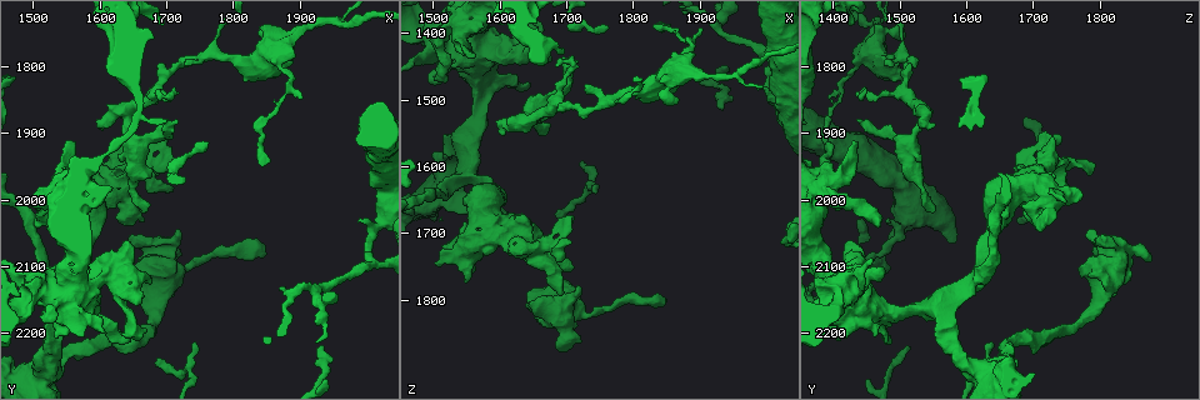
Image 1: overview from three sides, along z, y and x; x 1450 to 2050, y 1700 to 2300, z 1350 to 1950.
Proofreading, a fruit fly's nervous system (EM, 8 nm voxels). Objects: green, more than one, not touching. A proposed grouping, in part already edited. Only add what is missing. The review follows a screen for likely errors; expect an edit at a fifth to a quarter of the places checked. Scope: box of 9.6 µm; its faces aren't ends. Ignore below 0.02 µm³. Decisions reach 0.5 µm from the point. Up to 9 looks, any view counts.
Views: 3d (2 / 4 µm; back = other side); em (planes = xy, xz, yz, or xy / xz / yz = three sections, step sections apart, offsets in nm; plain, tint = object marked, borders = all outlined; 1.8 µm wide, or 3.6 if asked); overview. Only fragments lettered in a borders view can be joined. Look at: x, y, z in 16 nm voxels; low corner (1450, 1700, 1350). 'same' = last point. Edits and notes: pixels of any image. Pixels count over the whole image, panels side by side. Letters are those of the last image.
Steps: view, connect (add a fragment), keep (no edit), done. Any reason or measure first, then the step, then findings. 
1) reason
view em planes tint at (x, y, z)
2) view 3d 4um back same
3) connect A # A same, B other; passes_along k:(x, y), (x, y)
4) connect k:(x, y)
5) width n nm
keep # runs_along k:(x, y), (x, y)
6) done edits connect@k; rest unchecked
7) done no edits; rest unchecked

thick turns thin
view em 3.6um planes plain at (1515, 2115, 1425)

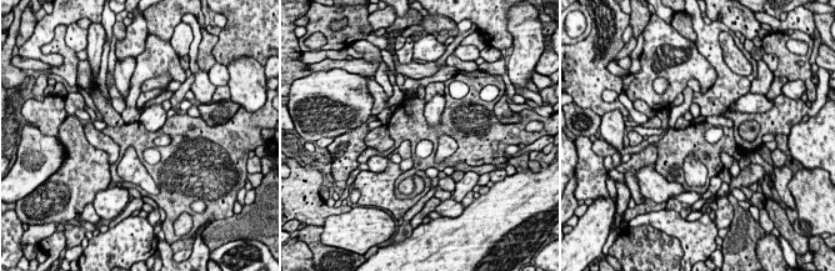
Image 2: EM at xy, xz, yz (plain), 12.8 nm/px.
see the neighbours
view em 3.6um planes borders same

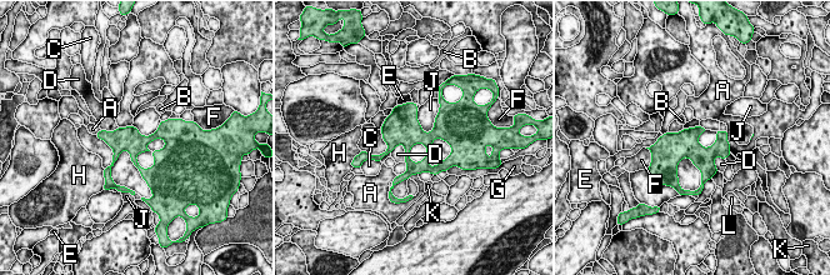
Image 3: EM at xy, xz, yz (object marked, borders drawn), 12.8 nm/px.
width 320 nm
keep # A other, B other, C other, D other, E other, F other, G other, H other, J other, K other, L other; no lettered fragment goes on from it

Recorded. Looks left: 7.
closes a loop
view em xy step 8 tint at (1640, 2075, 1435)

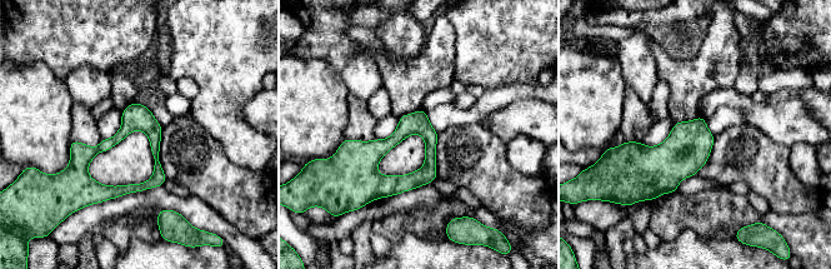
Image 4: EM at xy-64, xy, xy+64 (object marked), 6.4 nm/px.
view em planes borders same

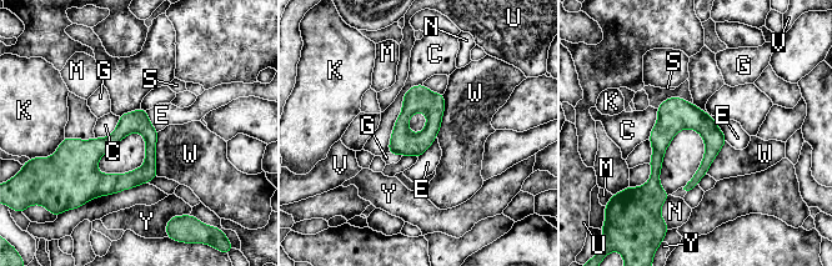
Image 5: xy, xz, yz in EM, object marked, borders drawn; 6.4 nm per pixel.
longest_contact C 500 nm
keep # C other, E other, G other, K other, M other, N other, S other, U other, V other, W other, Y other; none of them fits

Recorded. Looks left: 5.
arms part here
view em 3.6um yz step 4 tint at (1525, 2225, 1580)

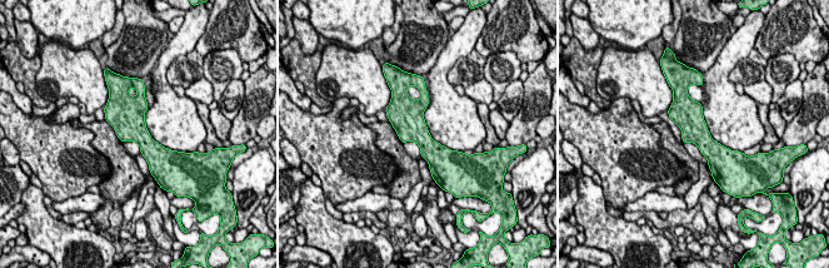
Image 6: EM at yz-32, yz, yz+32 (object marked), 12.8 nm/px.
another direction
view em 3.6um planes borders same

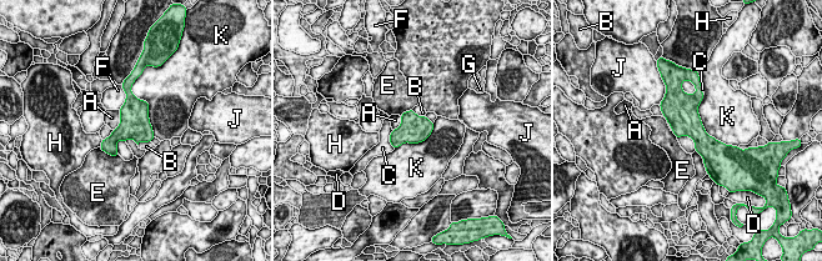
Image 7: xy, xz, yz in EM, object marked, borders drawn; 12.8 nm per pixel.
keep # A other, B other, C other, D other, E other, F other, G other, H other, J other, K other; no lettered fragment goes on from it

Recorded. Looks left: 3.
an open end
view em 3.6um xz step 16 borders at (1545, 2005, 1685)

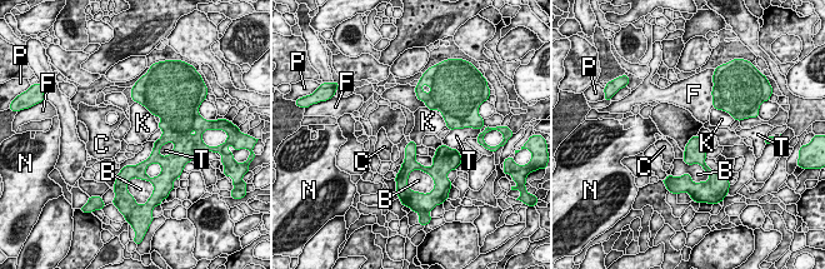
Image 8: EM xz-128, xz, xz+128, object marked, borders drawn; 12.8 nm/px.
keep # B other, C other, F other, K other, N other, P other, T other; runs_along 8:(444, 149), (430, 168), (404, 170); no lettered fragment goes on from it

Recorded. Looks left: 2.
done no edits; rest unchecked

